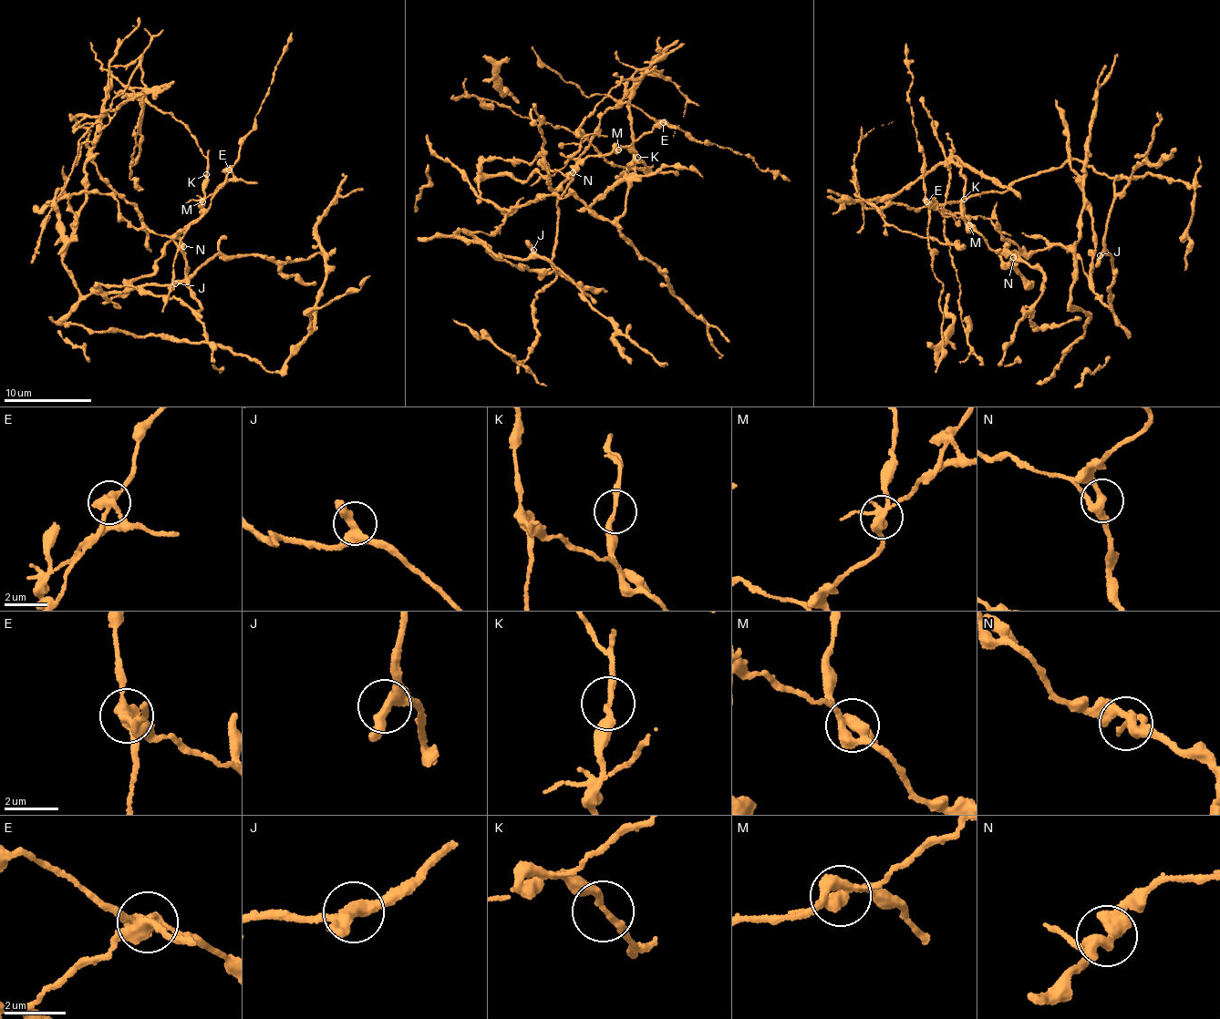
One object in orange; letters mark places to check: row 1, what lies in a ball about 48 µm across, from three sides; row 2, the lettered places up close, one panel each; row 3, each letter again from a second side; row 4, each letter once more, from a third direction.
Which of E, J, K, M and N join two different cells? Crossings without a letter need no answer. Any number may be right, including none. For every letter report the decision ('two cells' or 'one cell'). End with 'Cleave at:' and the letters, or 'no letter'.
E: two cells
J: one cell
K: two cells
M: two cells
N: one cell
Cleave at: E, K, M

